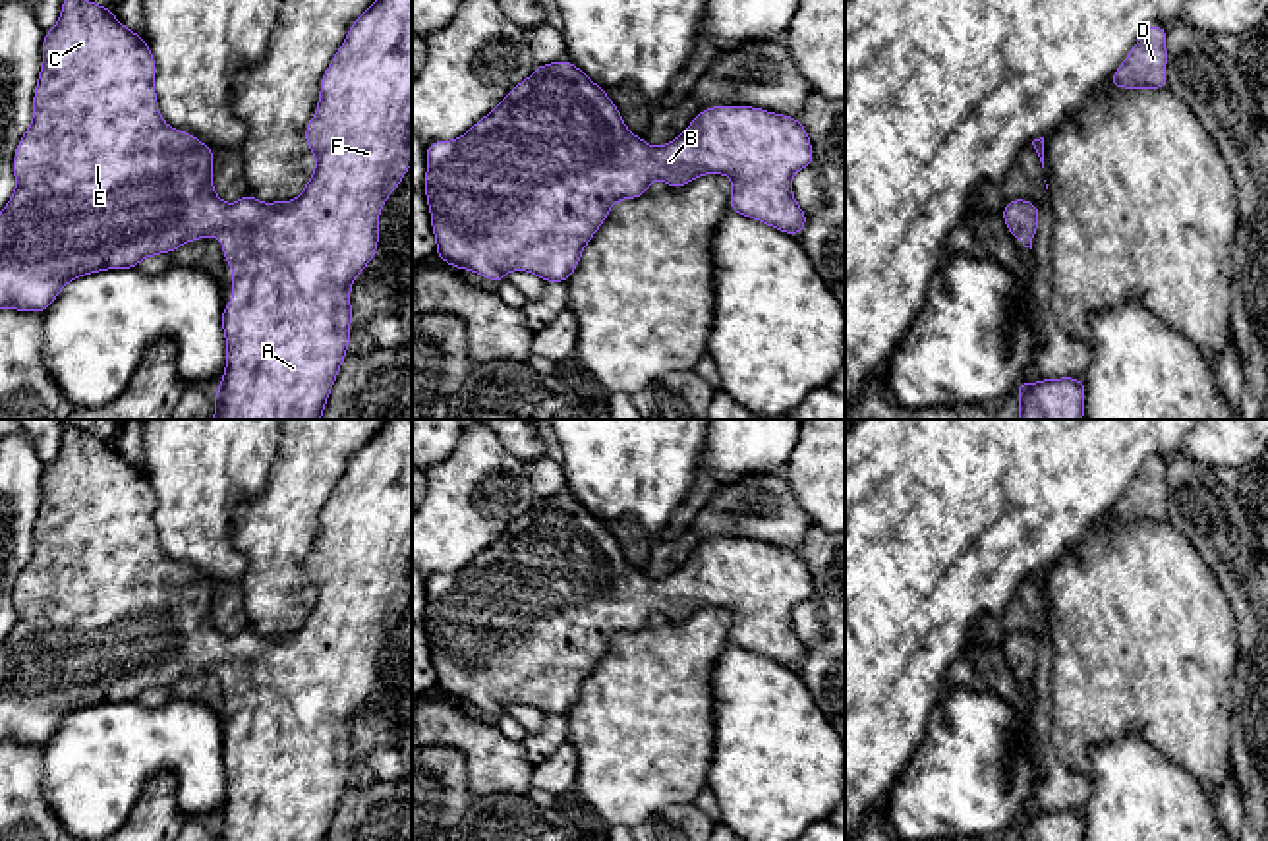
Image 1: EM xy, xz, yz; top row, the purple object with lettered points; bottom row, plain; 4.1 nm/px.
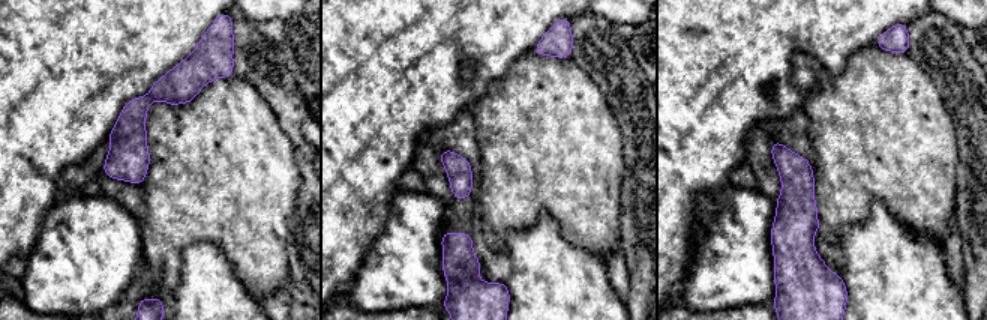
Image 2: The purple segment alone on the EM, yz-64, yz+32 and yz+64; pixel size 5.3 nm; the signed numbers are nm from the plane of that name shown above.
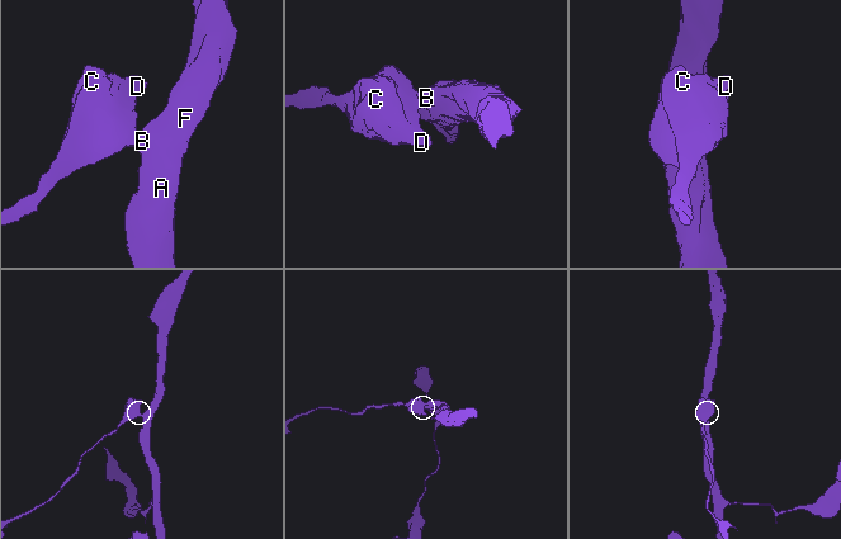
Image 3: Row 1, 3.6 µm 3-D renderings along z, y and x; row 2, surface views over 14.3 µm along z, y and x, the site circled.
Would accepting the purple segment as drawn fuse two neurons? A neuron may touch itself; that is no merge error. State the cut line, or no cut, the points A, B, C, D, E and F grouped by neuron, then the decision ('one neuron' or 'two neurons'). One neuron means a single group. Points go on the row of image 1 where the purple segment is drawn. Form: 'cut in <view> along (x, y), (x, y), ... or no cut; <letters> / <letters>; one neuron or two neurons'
no cut; A B C D E F; one neuron

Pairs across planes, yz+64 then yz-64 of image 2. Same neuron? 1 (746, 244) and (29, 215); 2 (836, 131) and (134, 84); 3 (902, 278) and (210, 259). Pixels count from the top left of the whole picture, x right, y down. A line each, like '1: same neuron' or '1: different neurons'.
1: different neurons
2: different neurons
3: same neuron

